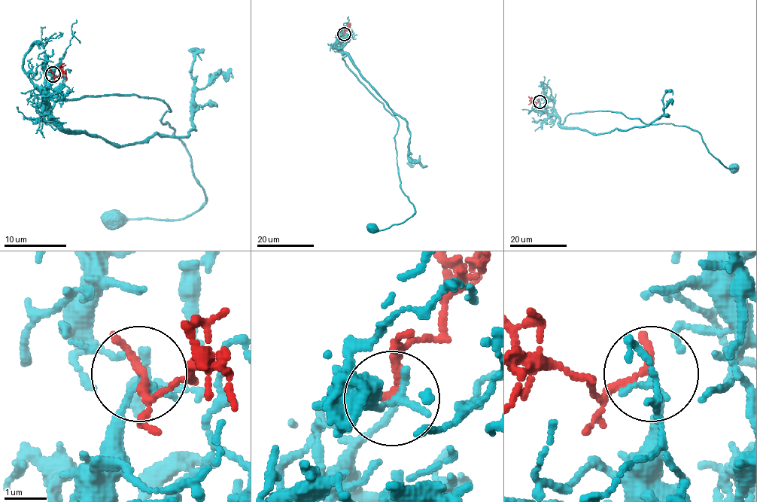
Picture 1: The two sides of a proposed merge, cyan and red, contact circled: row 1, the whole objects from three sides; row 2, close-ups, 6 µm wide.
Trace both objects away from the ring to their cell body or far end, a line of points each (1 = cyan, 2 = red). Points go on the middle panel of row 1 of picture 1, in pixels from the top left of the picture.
1: (345, 34), (347, 66), (398, 122), (400, 188), (414, 209), (403, 222), (372, 227)
2: (345, 34), (349, 22)

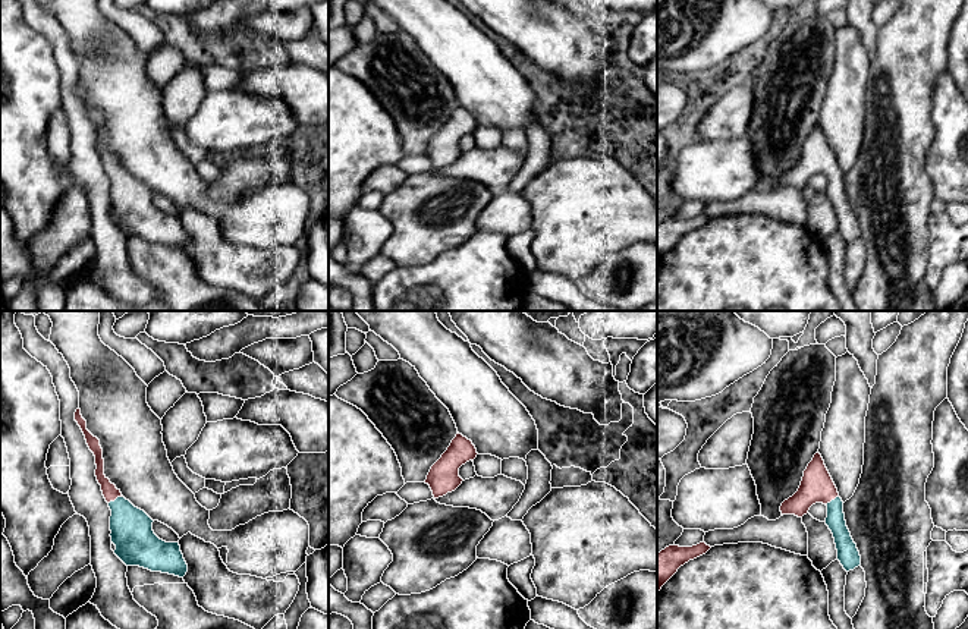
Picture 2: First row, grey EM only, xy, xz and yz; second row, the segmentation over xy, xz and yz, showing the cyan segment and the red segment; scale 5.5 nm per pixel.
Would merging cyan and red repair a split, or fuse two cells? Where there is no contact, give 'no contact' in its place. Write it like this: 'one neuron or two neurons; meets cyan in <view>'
one neuron; meets cyan in xy

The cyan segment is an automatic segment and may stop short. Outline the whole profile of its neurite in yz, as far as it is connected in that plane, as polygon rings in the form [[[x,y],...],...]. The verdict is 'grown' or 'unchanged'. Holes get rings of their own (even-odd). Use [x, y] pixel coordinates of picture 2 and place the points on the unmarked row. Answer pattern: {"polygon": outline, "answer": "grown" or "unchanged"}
{"polygon": [[[818,123],[804,142],[798,163],[782,174],[780,183],[802,189],[815,174],[827,177],[826,196],[833,205],[837,232],[843,240],[849,243],[861,238],[859,223],[846,198],[843,173]]], "answer": "grown"}

